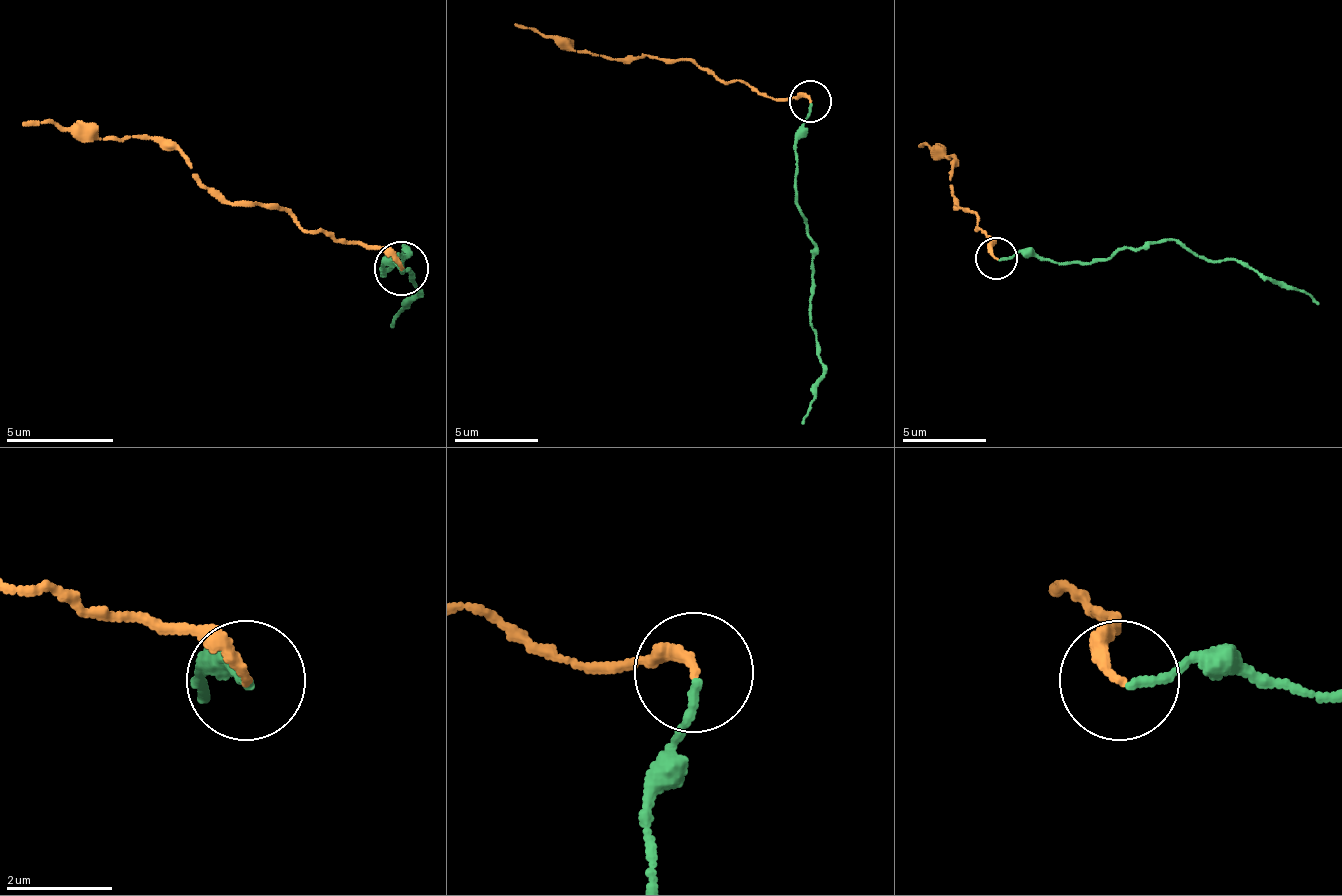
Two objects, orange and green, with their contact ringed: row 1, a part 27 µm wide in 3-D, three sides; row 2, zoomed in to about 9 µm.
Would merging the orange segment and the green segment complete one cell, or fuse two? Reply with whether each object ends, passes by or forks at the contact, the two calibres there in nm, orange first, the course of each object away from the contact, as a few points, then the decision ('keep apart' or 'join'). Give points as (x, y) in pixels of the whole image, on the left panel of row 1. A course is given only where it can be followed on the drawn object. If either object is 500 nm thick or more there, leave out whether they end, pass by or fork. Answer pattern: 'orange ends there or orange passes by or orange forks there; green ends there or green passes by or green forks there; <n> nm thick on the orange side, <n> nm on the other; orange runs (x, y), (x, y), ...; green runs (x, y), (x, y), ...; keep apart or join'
orange ends there; green ends there; 200 nm thick on the orange side, 140 nm on the other; orange runs (400, 266), (303, 229), (282, 207), (223, 202), (174, 148), (147, 138), (78, 138), (51, 121), (24, 127); green runs (400, 272), (389, 261), (384, 272), (400, 256), (405, 245), (400, 266), (410, 272), (416, 293), (389, 326); join

